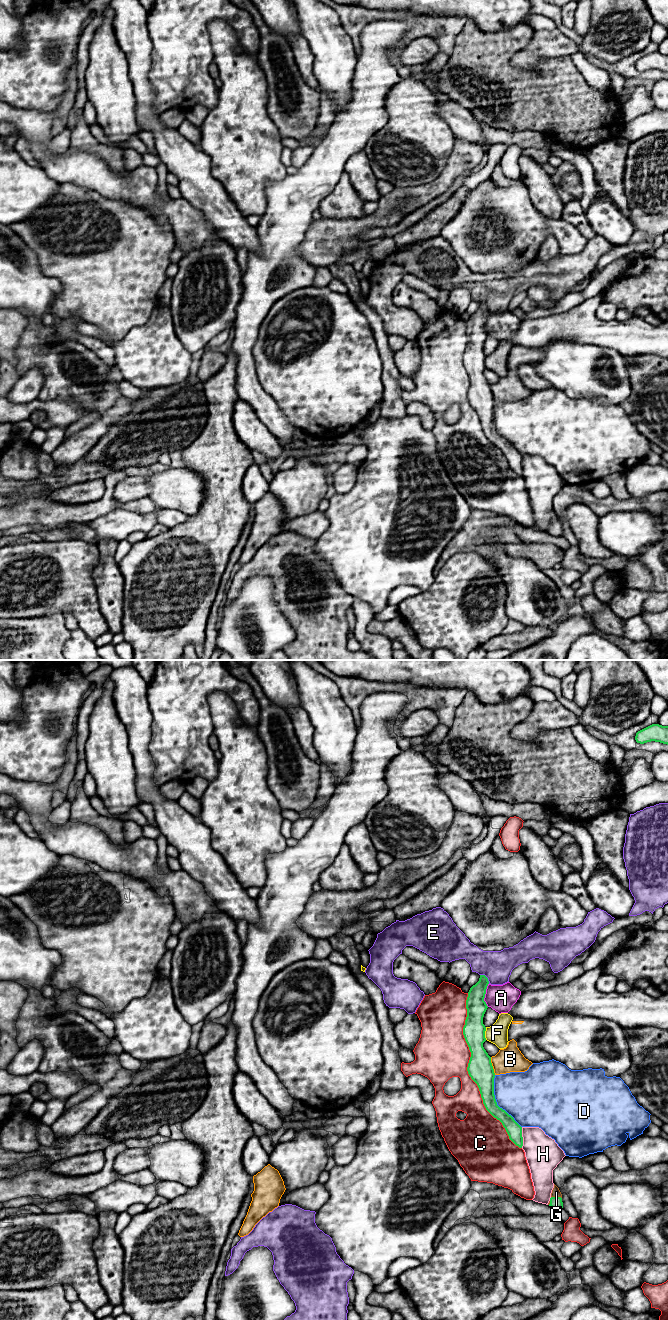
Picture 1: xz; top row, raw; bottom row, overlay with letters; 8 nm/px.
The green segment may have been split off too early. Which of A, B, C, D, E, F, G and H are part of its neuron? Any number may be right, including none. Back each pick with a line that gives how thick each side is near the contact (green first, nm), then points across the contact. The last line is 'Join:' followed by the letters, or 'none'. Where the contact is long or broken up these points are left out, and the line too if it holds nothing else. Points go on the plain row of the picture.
G: 100/70 nm
Join: G

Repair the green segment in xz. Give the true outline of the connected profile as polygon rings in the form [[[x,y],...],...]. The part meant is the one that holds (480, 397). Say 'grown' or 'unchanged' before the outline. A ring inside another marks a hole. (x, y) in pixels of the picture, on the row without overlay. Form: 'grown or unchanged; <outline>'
unchanged; [[[480,303],[479,309],[473,313],[466,328],[467,345],[463,355],[463,363],[471,380],[467,399],[477,412],[486,438],[505,456],[509,467],[519,476],[523,474],[522,455],[505,438],[497,433],[494,423],[495,401],[491,385],[483,375],[486,369],[486,355],[483,345],[488,336],[484,329],[489,312],[485,303]]]

